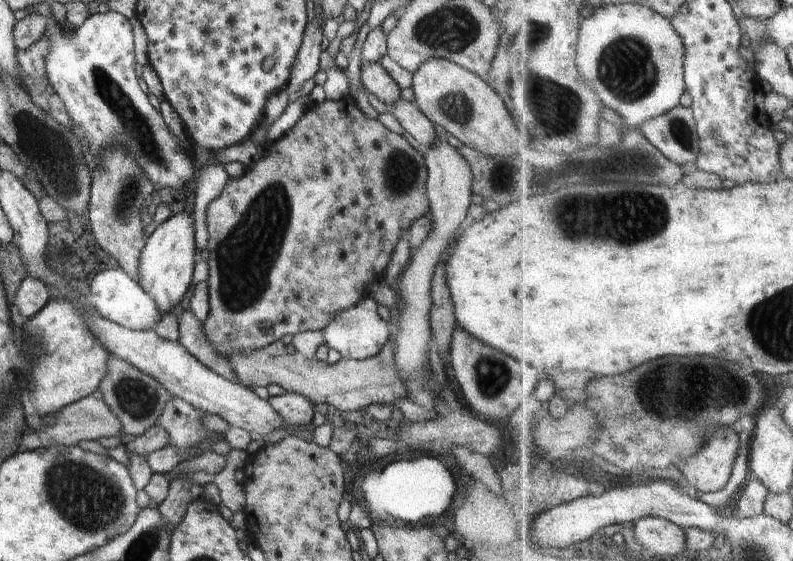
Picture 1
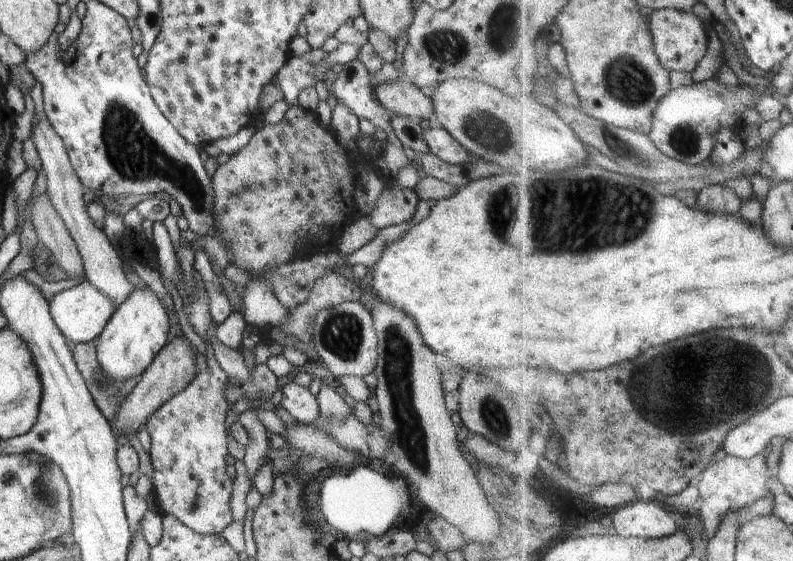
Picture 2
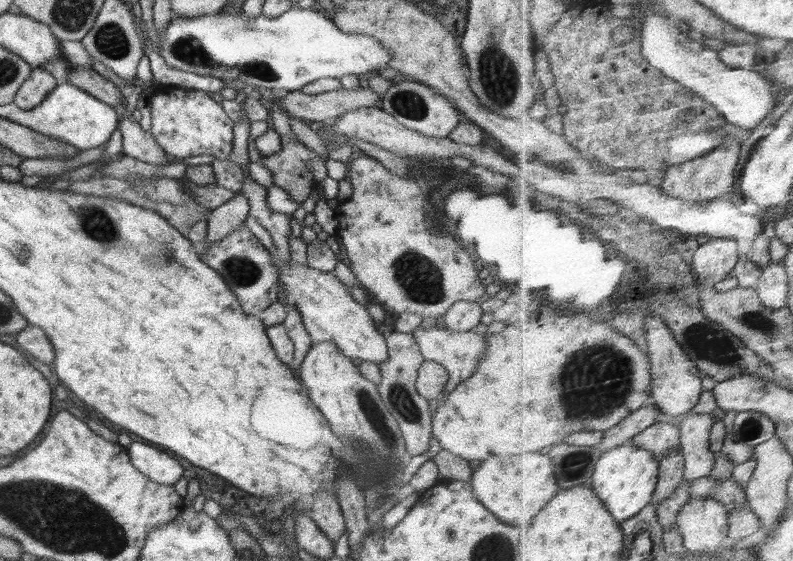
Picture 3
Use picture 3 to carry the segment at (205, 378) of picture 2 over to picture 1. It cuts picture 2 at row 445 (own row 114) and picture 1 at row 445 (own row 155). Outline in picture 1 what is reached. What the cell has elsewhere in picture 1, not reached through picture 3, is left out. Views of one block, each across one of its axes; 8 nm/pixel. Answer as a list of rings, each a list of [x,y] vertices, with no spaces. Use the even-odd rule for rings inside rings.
[[[174,397],[160,414],[157,424],[166,428],[170,446],[184,452],[186,458],[192,459],[196,454],[204,454],[205,451],[200,450],[200,446],[206,442],[210,442],[210,451],[226,457],[232,449],[230,444],[222,436],[218,436],[217,432],[202,430],[202,424],[200,424],[202,416],[204,416],[203,412],[192,408],[192,405],[186,404],[184,400]],[[190,450],[196,450],[196,452],[190,454]]]

